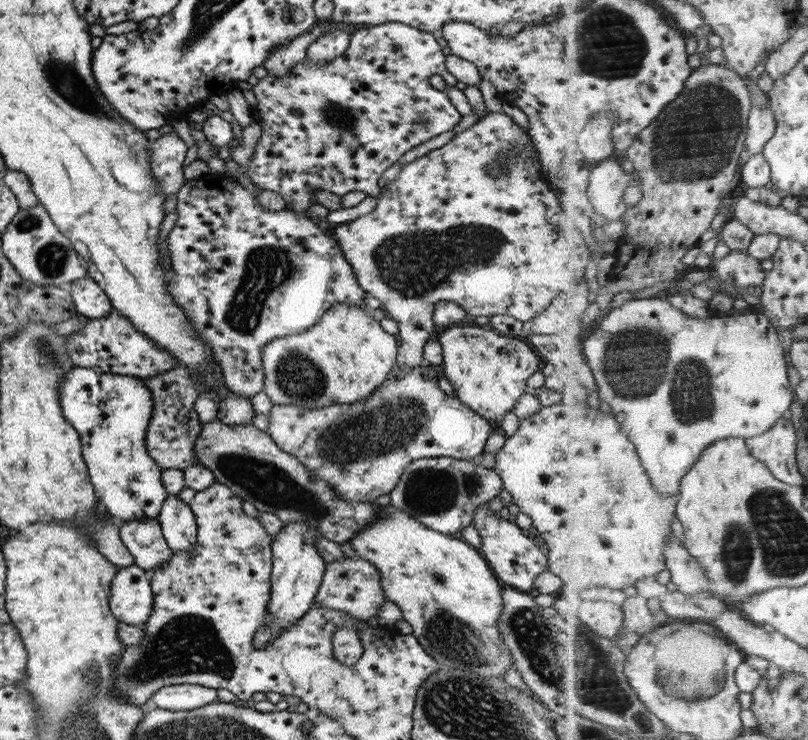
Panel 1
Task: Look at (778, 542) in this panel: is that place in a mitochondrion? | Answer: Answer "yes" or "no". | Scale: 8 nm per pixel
yes

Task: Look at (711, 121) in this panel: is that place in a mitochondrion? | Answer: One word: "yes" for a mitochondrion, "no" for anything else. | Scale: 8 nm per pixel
yes

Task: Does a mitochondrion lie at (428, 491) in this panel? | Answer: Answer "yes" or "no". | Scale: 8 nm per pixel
yes

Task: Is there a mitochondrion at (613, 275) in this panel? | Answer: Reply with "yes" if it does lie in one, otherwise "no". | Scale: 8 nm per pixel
no

